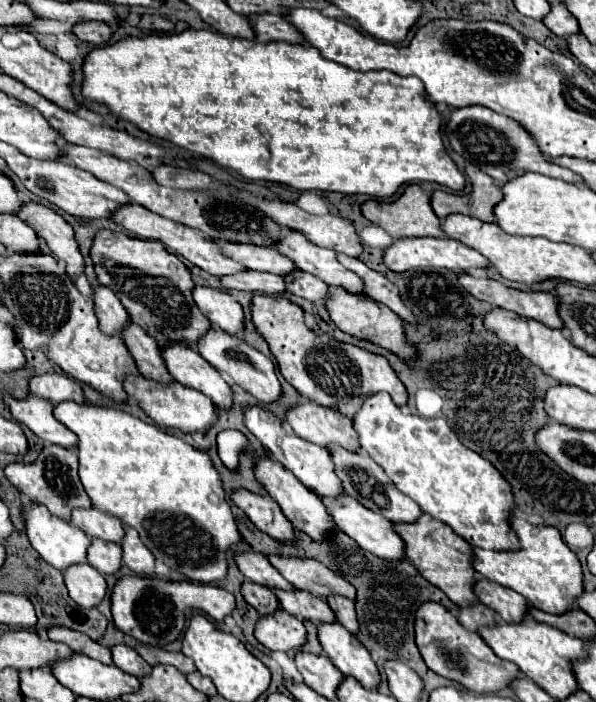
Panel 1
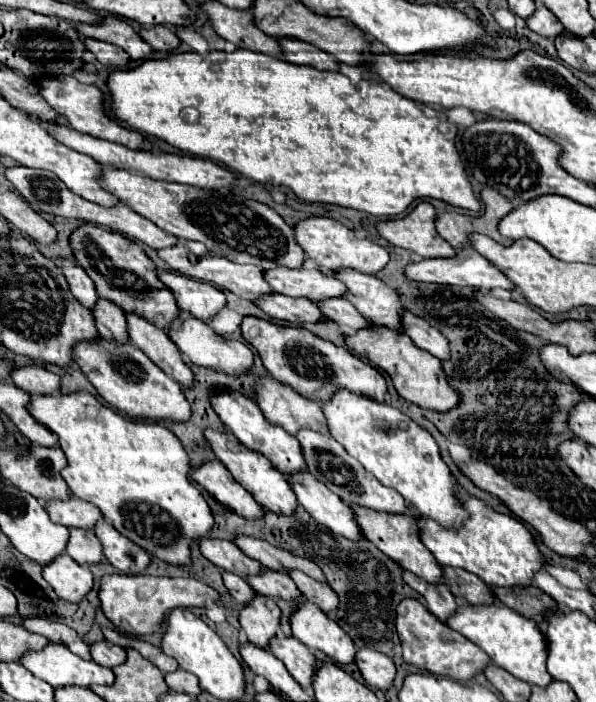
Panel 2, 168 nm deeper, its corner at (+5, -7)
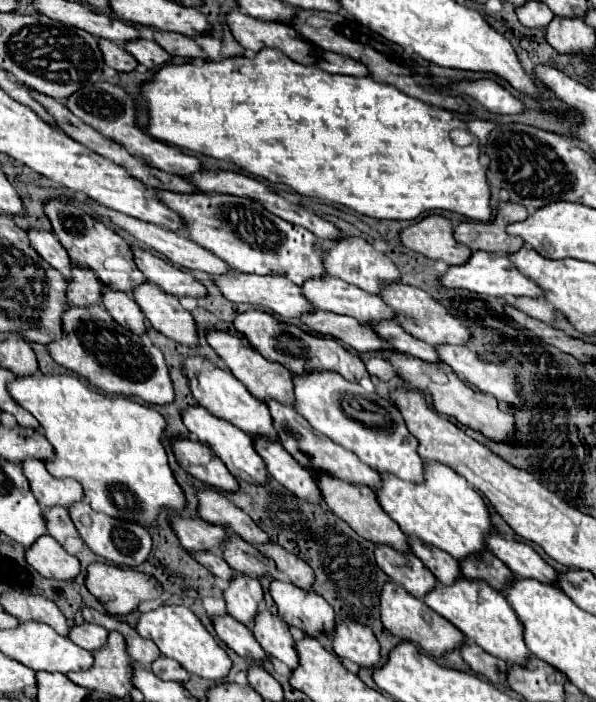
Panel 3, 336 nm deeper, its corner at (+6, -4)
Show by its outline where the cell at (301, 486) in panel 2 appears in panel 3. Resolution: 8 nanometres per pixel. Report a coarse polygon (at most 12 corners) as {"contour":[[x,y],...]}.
{"contour":[[254,436],[274,480],[308,504],[324,504],[318,480],[278,442]]}

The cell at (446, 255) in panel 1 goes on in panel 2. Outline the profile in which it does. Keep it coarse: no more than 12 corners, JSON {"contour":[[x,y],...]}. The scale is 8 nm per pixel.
{"contour":[[481,253],[421,259],[405,269],[413,281],[513,291]]}

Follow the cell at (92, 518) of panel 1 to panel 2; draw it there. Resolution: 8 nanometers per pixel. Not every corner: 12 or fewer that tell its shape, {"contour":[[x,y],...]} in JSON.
{"contour":[[77,497],[51,499],[45,509],[55,523],[93,529],[101,511]]}

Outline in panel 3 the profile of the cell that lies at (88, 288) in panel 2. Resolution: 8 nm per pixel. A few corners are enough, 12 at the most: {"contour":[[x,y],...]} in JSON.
{"contour":[[28,232],[30,244],[66,280],[72,260],[56,234]]}

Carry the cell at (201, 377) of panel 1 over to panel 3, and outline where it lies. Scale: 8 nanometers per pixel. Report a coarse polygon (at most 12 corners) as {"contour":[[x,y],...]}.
{"contour":[[104,290],[110,316],[138,336],[146,336],[146,316],[132,296]]}

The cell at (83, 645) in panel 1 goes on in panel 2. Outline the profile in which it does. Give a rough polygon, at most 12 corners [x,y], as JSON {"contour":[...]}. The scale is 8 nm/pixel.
{"contour":[[25,617],[23,627],[91,659],[89,645],[63,623]]}

